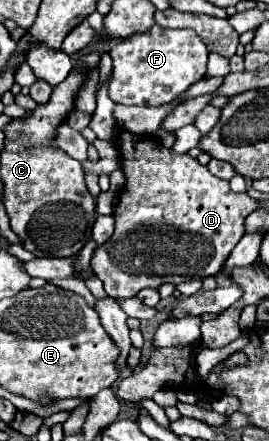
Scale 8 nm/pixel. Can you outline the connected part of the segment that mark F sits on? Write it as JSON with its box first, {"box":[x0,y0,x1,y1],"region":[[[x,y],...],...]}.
{"box":[109,25,207,107],"region":[[[153,25],[147,31],[125,37],[119,45],[109,49],[113,59],[113,79],[109,83],[109,97],[121,105],[157,107],[171,101],[185,101],[183,93],[205,77],[207,47],[191,29],[165,29]]]}

